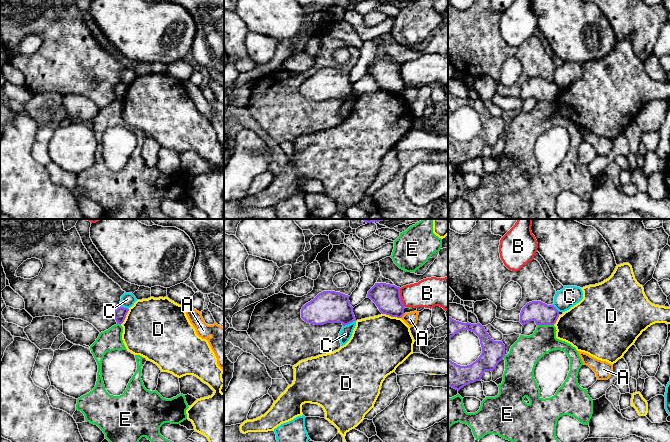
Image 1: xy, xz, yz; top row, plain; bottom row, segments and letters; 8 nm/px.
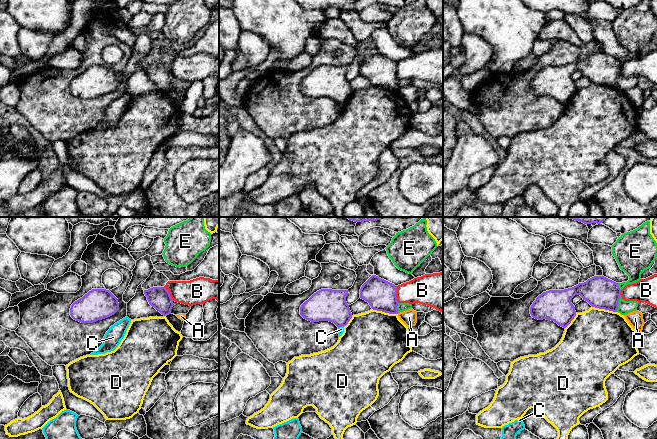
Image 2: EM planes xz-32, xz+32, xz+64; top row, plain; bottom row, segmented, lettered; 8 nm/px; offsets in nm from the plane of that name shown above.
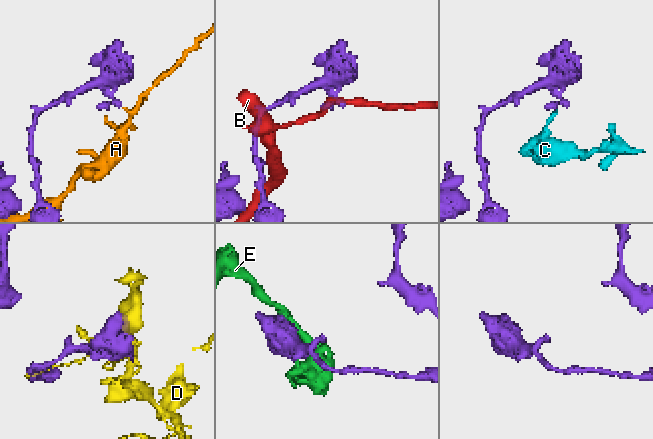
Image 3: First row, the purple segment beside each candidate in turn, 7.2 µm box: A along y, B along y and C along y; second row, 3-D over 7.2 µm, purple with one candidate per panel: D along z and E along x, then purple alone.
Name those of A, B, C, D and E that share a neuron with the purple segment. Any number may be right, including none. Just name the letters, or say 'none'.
none

